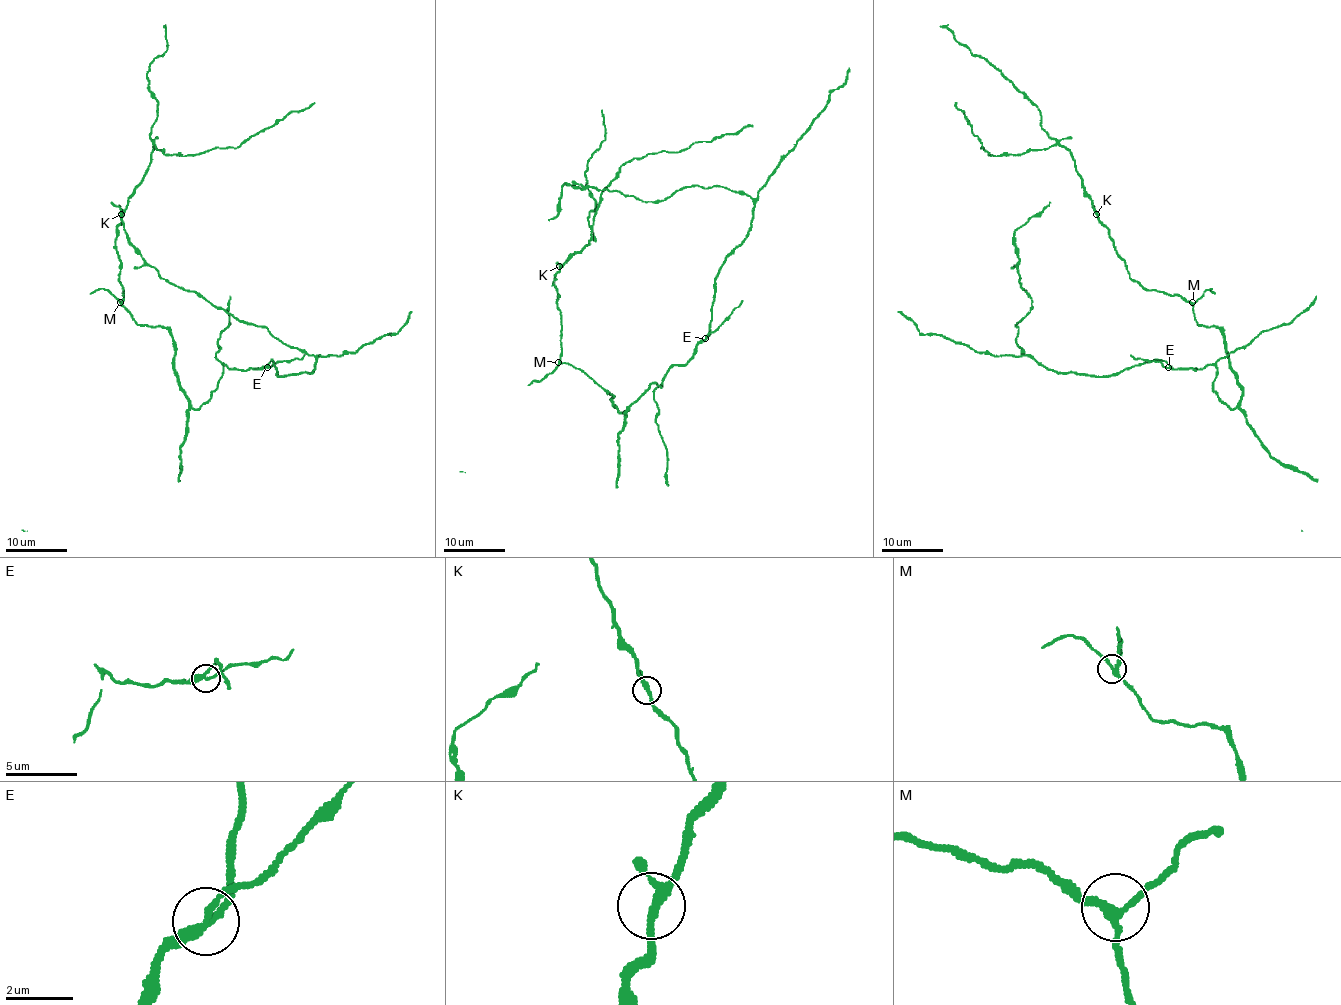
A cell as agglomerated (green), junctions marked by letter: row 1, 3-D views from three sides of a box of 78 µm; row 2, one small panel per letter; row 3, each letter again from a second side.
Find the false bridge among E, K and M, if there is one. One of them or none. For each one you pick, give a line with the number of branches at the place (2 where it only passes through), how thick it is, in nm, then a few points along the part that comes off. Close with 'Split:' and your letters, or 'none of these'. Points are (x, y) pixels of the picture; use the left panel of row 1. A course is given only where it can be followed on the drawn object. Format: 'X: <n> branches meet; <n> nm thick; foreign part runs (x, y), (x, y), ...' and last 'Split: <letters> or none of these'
E: 3 branches meet; 240 nm thick; foreign part runs (267, 367), (300, 359), (305, 354)
Split: E

